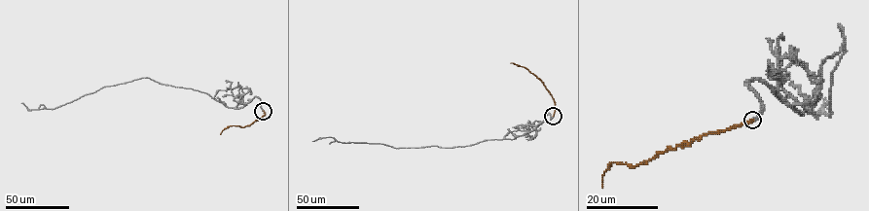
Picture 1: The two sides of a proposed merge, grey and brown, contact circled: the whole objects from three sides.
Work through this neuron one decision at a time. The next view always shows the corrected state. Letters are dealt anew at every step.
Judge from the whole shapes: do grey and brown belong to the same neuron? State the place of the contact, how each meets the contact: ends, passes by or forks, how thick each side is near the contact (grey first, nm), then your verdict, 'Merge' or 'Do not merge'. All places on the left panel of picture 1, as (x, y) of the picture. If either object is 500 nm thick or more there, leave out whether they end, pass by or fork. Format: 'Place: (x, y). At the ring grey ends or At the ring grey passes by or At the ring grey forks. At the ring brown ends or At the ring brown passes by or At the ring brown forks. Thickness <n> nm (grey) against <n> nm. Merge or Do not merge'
Place: (263, 111). Thickness 550 nm (grey) against 500 nm. Merge

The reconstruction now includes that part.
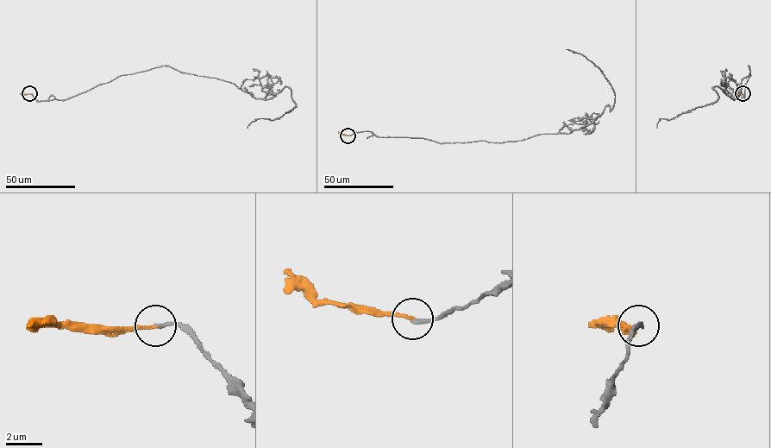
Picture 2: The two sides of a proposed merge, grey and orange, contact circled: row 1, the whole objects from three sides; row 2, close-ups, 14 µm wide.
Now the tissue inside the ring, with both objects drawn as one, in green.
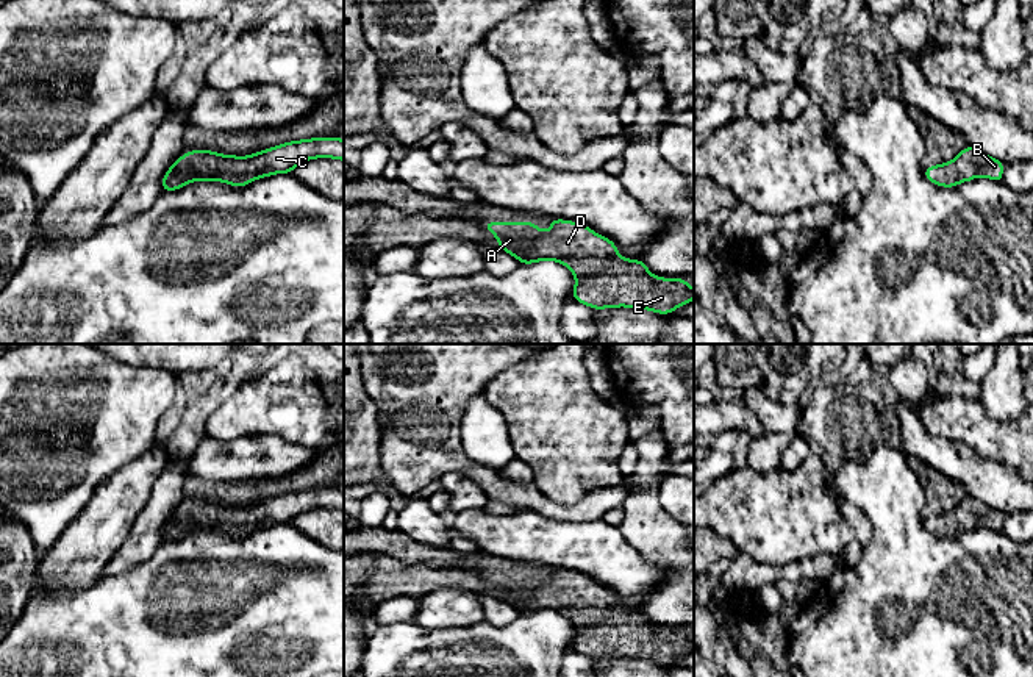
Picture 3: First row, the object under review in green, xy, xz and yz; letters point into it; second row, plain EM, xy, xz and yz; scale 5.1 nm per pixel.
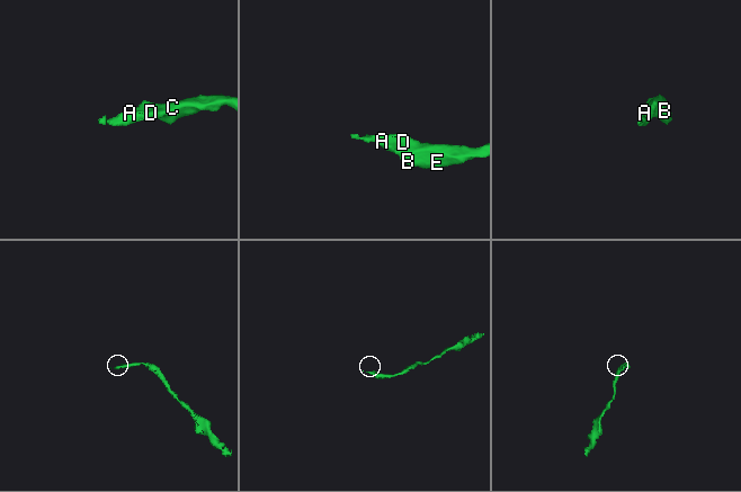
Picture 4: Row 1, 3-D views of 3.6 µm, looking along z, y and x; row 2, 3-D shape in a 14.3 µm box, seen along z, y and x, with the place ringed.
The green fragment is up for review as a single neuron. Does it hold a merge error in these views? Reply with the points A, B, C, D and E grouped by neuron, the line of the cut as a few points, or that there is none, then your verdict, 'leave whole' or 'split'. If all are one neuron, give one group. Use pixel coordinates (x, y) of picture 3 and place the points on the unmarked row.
A B C D E | no cut | leave whole

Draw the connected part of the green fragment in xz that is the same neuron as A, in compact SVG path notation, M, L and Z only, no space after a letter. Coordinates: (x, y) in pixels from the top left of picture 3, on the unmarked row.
M555 568L549 574L550 582L539 582L534 572L486 571L484 578L499 589L497 597L517 608L520 614L559 611L569 618L577 630L572 649L592 660L627 657L667 666L694 649L694 639L684 629L652 625L642 610L620 607L611 589L592 582L588 575Z

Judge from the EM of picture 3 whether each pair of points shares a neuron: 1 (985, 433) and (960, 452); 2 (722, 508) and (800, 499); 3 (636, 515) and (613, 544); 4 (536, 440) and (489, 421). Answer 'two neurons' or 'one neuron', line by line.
1: two neurons
2: one neuron
3: two neurons
4: two neurons

